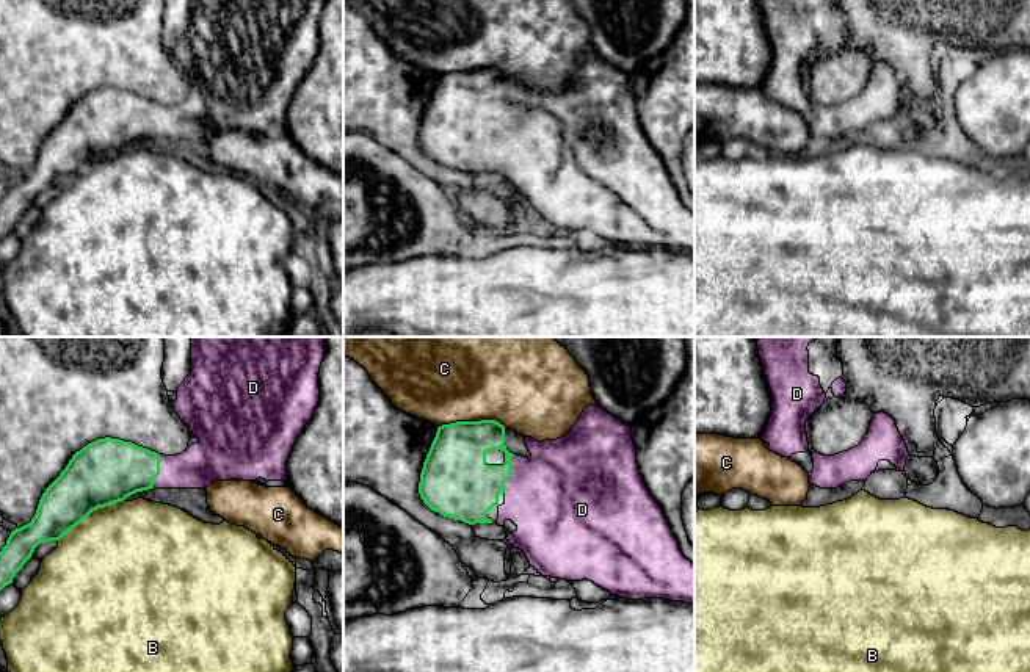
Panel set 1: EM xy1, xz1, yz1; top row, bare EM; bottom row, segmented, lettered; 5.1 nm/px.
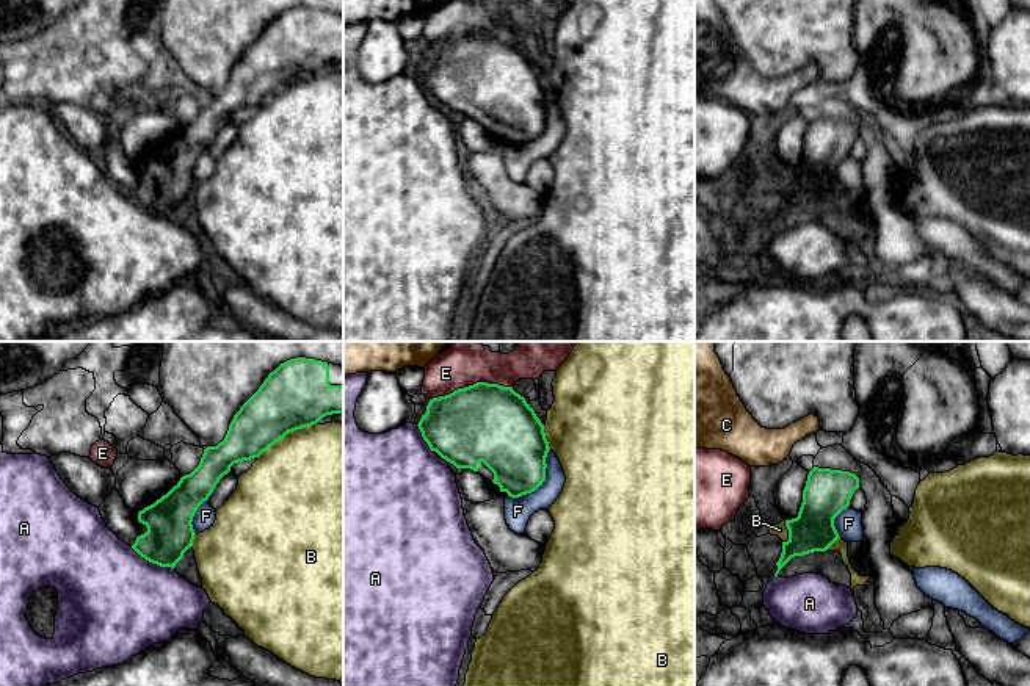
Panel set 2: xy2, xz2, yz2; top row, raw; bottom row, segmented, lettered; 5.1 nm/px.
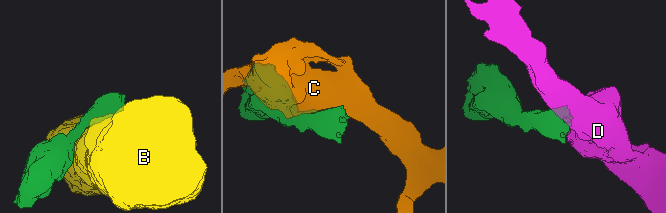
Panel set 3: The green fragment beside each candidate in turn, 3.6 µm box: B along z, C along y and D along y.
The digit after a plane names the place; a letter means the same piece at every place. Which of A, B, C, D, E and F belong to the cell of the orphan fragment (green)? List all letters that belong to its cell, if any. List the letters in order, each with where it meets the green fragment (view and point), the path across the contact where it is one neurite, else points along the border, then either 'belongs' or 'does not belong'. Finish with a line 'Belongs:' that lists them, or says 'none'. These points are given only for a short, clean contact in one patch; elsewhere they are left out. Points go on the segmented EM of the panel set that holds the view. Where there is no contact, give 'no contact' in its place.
A: contact xy2 (152, 563); does not belong
B: contact xy1 (90, 513); does not belong
C: contact xz1 (472, 422); does not belong
D: contact xz1 (510, 473); way xz1 (463, 486), (504, 480), (510, 473), (552, 497); belongs
E: contact xz2 (471, 386); does not belong
F: contact xz2 (541, 483); border xz2 (549, 448), (544, 480), (530, 492), (508, 497); does not belong
Belongs: D

